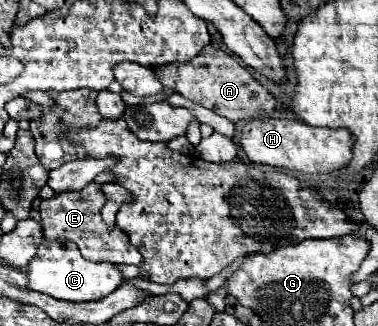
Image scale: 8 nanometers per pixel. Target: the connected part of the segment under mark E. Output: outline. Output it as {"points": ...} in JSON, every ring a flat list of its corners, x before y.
{"points":[[91,183,89,187,81,191,63,191,57,193,55,197,41,201,39,213,41,213,41,225,43,225,43,235,47,239,69,239,77,243,81,255,89,261,107,261,107,263,131,263,139,265,141,263,141,253,129,245,129,239,121,229,107,227,101,221,101,207,105,203,105,195,101,193,101,187]]}

